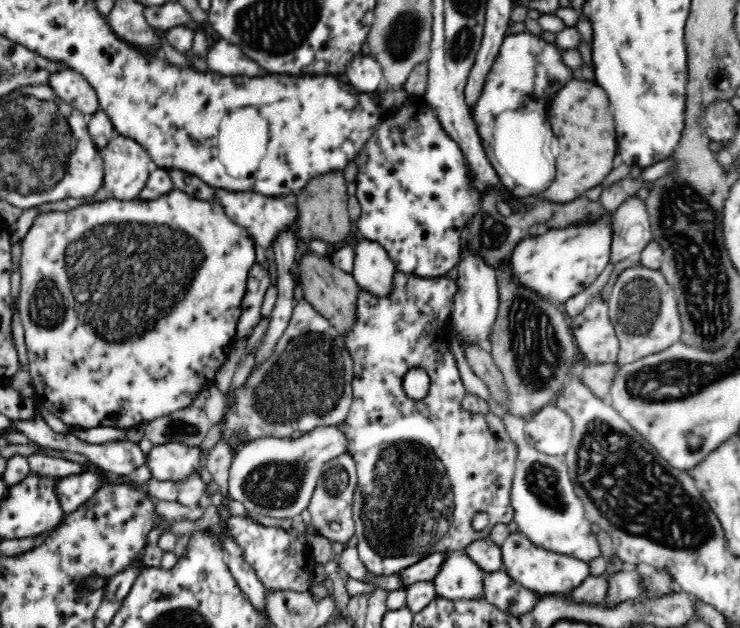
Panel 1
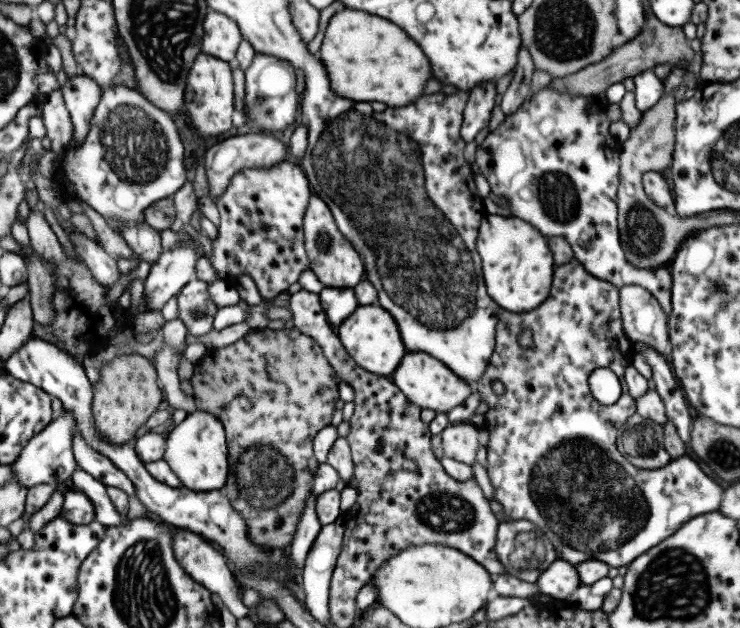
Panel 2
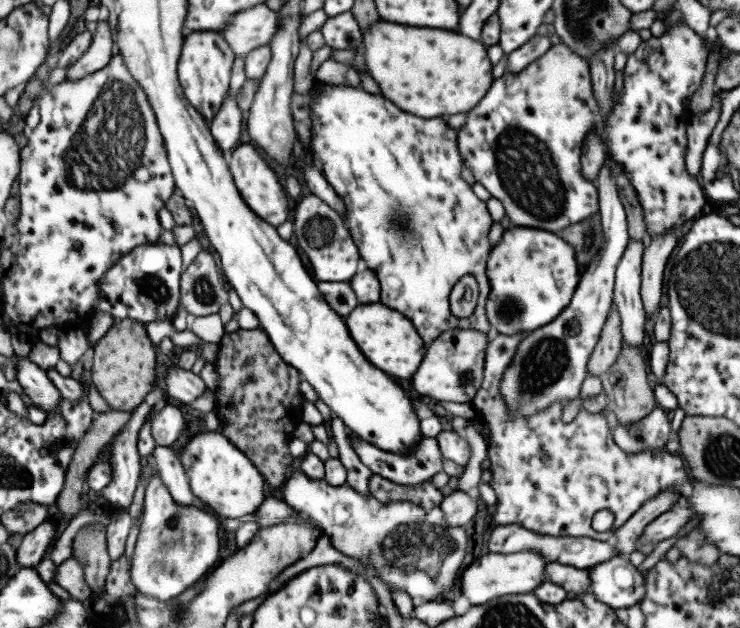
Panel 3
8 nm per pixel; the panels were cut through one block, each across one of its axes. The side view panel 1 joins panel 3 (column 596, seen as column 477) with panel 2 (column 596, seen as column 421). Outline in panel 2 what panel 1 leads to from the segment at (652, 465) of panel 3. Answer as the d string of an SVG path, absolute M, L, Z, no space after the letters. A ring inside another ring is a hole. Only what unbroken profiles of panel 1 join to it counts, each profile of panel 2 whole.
M574 258L568 260L565 264L555 266L552 276L549 295L545 297L545 300L538 307L524 313L514 313L502 309L497 315L493 354L489 358L489 364L487 364L483 376L476 382L479 403L486 402L487 404L487 410L481 414L483 415L483 419L485 419L481 429L489 432L489 442L485 446L485 470L489 482L493 490L495 490L495 501L502 507L501 515L499 516L511 521L525 520L535 524L535 527L550 540L556 560L567 562L573 566L587 560L597 560L598 562L603 562L607 567L618 569L619 567L629 565L632 561L635 561L637 556L643 555L643 552L655 547L663 539L667 539L667 536L674 534L681 525L692 517L717 511L721 505L722 489L719 487L719 484L715 484L714 481L701 471L701 468L693 461L693 458L686 454L675 458L675 460L670 460L665 466L661 466L661 468L645 470L629 464L627 459L616 449L615 440L617 440L618 426L621 426L629 416L635 413L635 401L633 401L631 395L624 388L623 382L624 370L627 366L631 365L634 348L633 341L627 338L627 335L623 333L623 327L621 327L620 310L618 308L618 289L609 284L609 282L595 278ZM521 330L529 330L529 334L531 334L531 343L527 347L521 347L517 343L517 334ZM595 368L608 368L619 379L621 394L609 406L599 404L591 396L587 377L589 377L589 373ZM493 380L497 380L497 382L503 384L504 390L502 394L497 395L493 393L491 389L491 382Z

